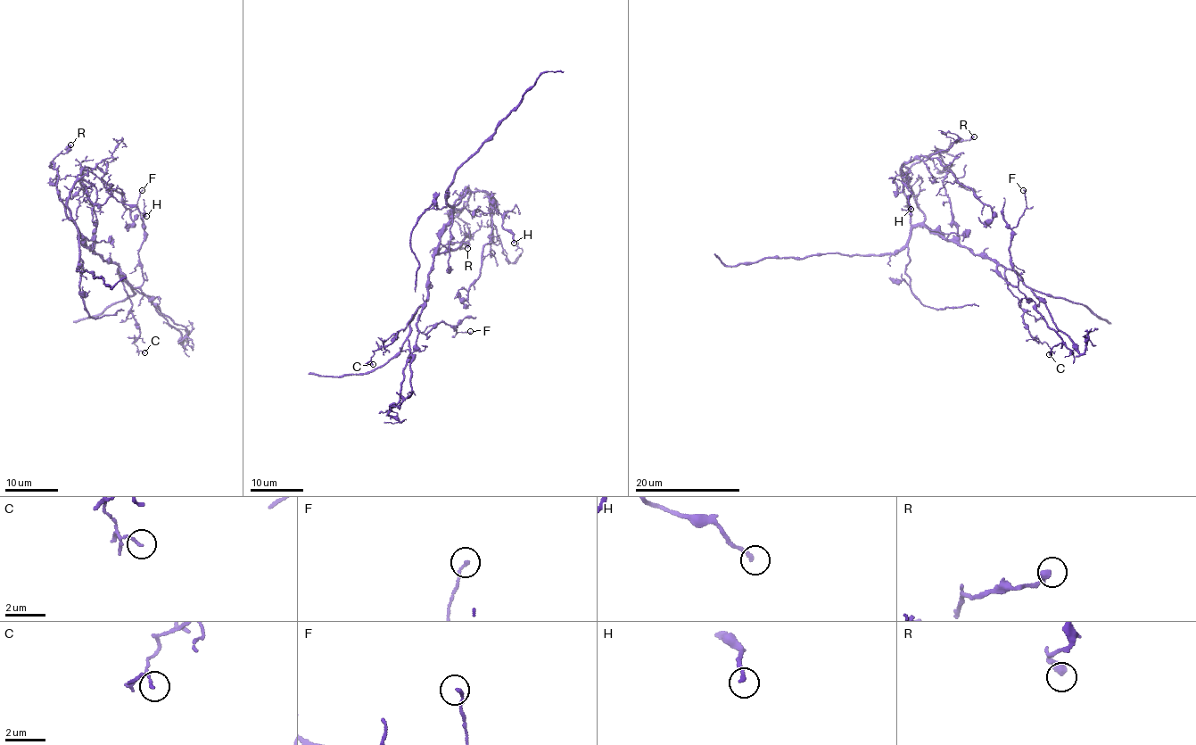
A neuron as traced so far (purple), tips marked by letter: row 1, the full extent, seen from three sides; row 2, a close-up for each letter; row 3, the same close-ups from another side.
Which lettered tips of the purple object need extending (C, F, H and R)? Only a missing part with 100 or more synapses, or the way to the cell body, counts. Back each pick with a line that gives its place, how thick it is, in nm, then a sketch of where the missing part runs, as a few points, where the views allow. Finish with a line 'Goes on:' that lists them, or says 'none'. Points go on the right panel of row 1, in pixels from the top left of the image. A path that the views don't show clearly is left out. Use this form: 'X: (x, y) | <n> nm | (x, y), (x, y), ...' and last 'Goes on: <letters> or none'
Goes on: none

